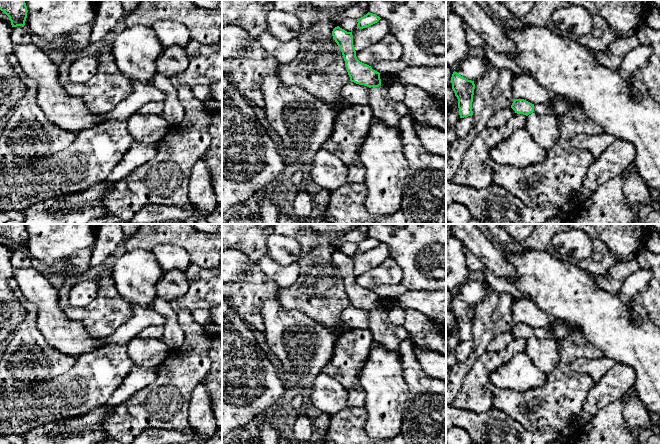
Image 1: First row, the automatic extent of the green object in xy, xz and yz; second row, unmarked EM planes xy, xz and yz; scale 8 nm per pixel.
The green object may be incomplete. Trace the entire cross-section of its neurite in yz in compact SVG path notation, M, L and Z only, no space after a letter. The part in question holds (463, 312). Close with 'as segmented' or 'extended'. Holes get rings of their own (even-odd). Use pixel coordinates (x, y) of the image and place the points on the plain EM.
M454 295L451 301L451 307L455 320L458 323L460 342L472 340L472 326L475 313L474 305L468 304Z | as segmented

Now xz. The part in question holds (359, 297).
M337 250L333 253L332 260L342 276L350 305L370 312L368 329L373 341L402 357L400 344L410 338L409 333L403 326L393 325L388 315L380 310L379 296L357 283L352 256Z | extended

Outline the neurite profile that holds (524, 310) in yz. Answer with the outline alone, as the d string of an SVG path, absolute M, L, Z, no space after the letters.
M514 298L512 318L514 323L524 323L534 329L547 328L552 321L530 298Z

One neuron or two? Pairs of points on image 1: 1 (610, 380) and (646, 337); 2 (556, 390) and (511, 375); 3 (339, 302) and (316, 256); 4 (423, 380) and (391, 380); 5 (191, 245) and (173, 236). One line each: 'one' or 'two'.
1: two
2: two
3: one
4: two
5: one

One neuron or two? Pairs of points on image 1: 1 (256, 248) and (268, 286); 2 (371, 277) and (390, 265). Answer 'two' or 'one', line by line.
1: one
2: one

